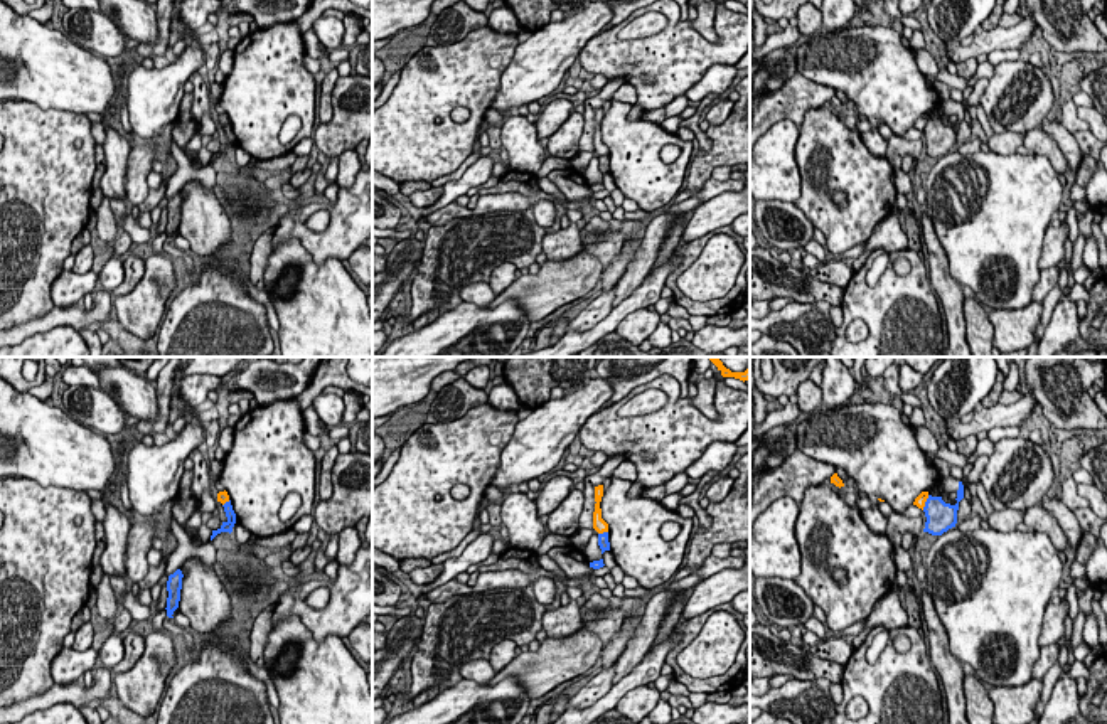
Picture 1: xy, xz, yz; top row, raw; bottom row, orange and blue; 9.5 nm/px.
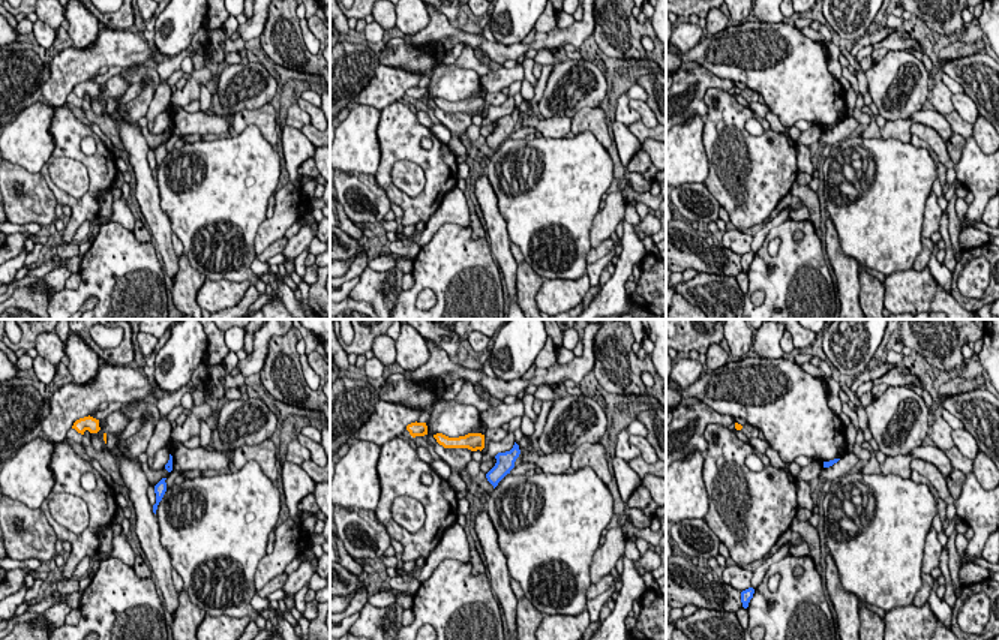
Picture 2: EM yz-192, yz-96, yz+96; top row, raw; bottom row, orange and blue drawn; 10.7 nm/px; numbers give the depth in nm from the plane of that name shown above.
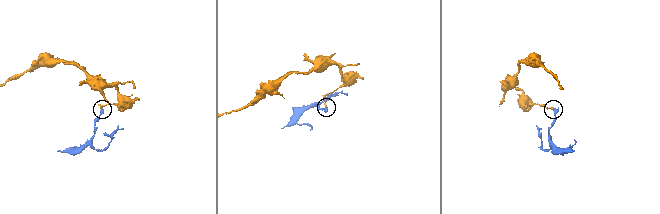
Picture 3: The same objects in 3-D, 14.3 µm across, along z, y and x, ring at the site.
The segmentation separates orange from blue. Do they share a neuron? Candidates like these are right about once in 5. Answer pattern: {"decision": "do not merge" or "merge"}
{"decision": "do not merge"}

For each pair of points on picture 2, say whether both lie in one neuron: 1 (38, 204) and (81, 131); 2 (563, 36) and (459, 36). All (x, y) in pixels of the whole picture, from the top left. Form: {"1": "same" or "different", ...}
{"1": "different", "2": "same"}

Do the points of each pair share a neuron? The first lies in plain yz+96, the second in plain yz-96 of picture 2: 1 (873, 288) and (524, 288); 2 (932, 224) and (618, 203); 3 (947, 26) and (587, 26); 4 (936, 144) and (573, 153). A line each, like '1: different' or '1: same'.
1: same
2: same
3: different
4: different

